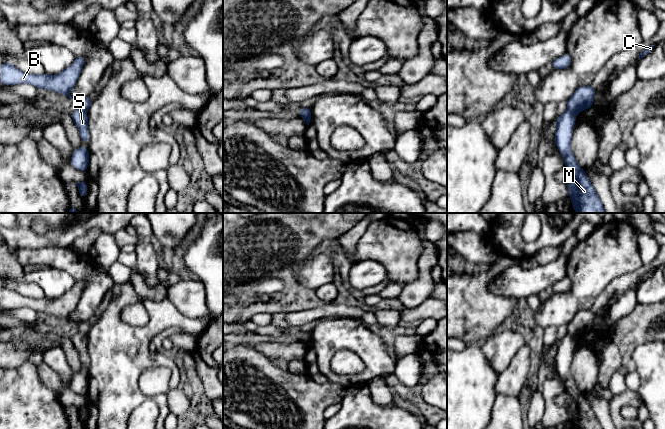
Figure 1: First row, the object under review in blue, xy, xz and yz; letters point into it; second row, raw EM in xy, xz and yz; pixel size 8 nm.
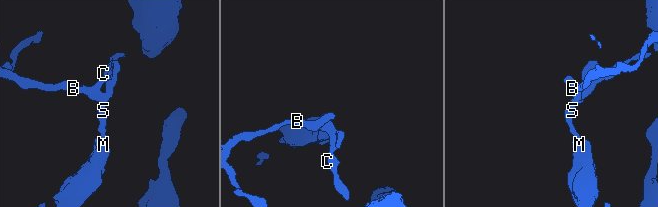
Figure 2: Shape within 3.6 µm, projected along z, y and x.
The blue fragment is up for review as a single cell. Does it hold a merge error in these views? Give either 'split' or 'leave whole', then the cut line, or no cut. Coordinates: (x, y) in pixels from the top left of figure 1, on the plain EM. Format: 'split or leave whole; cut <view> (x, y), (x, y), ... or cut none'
split; cut xz (310, 335), (301, 340)

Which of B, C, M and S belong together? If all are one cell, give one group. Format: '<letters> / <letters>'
B C / M S

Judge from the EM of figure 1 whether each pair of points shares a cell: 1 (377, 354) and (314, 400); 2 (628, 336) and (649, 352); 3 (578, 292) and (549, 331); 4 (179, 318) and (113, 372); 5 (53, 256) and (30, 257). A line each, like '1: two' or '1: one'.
1: two
2: two
3: two
4: one
5: one

